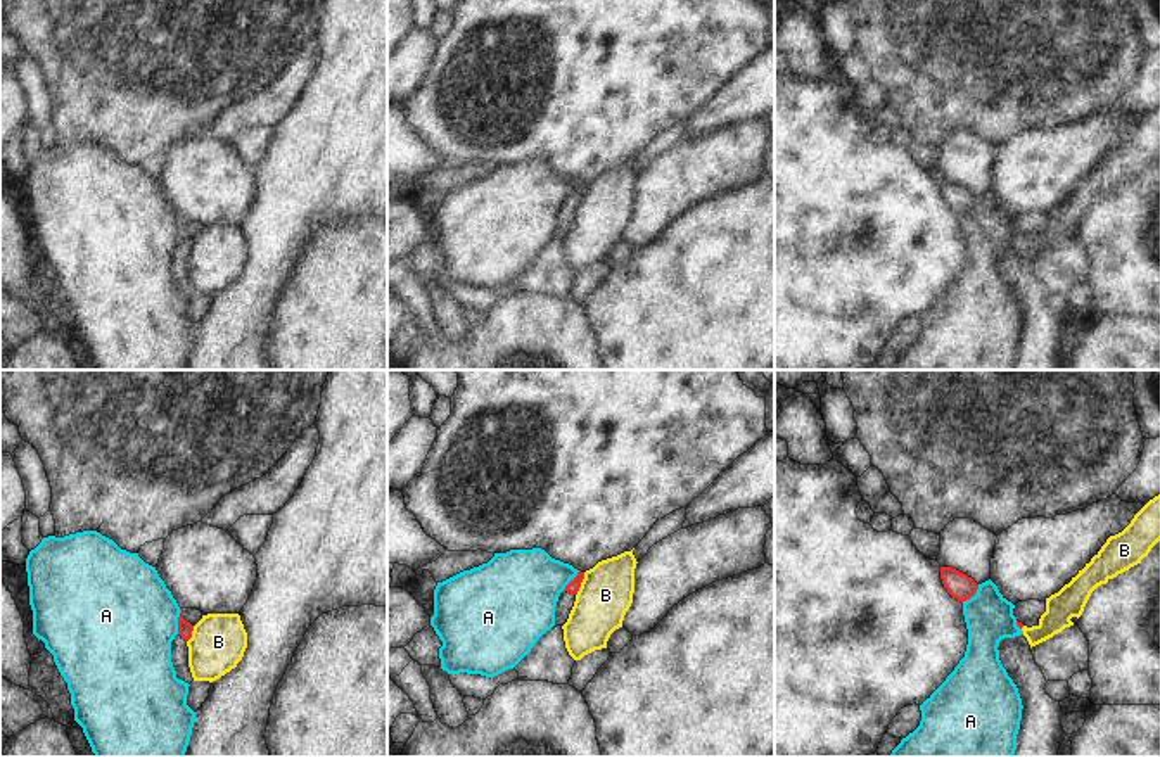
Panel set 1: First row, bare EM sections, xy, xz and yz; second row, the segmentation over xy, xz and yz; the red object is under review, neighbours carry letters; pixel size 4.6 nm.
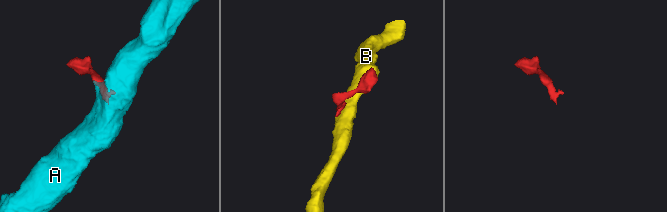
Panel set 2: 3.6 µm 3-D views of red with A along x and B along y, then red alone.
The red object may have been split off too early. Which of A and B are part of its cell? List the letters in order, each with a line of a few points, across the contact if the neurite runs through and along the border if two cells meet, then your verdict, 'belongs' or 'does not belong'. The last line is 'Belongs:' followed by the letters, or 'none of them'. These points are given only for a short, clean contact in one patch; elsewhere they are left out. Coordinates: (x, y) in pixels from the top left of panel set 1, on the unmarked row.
A: yz (979, 197), (962, 215) | does not belong
B: xz (585, 185), (576, 208) | does not belong
Belongs: none of them

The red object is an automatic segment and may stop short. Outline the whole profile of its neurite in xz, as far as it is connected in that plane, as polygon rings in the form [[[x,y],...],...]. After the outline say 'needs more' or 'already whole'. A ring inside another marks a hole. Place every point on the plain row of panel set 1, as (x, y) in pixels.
[[[579,183],[577,188],[560,206],[557,219],[555,219],[555,239],[564,239],[567,235],[583,192],[584,192],[584,185]]] | needs more

